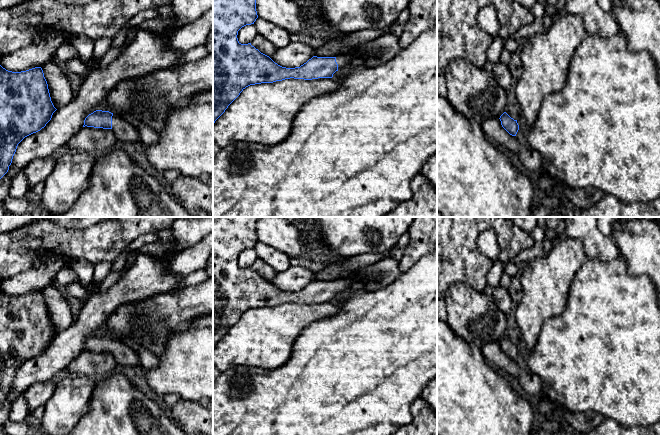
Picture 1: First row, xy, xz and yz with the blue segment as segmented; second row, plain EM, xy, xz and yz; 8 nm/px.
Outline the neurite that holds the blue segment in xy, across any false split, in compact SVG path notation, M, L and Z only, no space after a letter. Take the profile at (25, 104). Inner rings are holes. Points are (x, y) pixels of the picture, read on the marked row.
M0 65L0 179L8 172L18 144L44 128L56 110L41 67L12 72Z

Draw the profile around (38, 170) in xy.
M51 156L33 160L26 168L25 175L29 190L36 184L44 182L53 171L56 160Z

